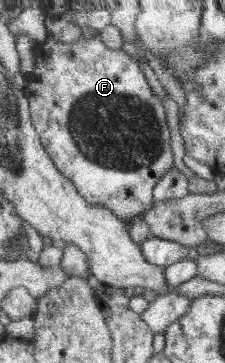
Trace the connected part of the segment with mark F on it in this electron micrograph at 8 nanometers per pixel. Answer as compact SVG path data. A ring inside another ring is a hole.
M50 35L49 42L37 47L37 71L33 71L31 75L26 76L26 79L29 83L25 91L30 99L32 121L37 131L40 132L44 149L52 157L55 165L69 179L72 179L81 195L85 196L85 199L88 199L92 204L108 207L109 210L127 222L137 220L143 213L151 210L156 204L154 201L155 186L161 181L161 178L165 177L165 174L169 173L169 170L175 168L173 166L175 165L175 155L173 155L173 147L171 147L171 127L169 127L169 121L167 121L167 111L165 111L163 99L153 93L151 85L147 83L145 71L141 69L136 56L125 54L123 50L110 48L99 35L92 38L81 36L73 43L62 43Z

